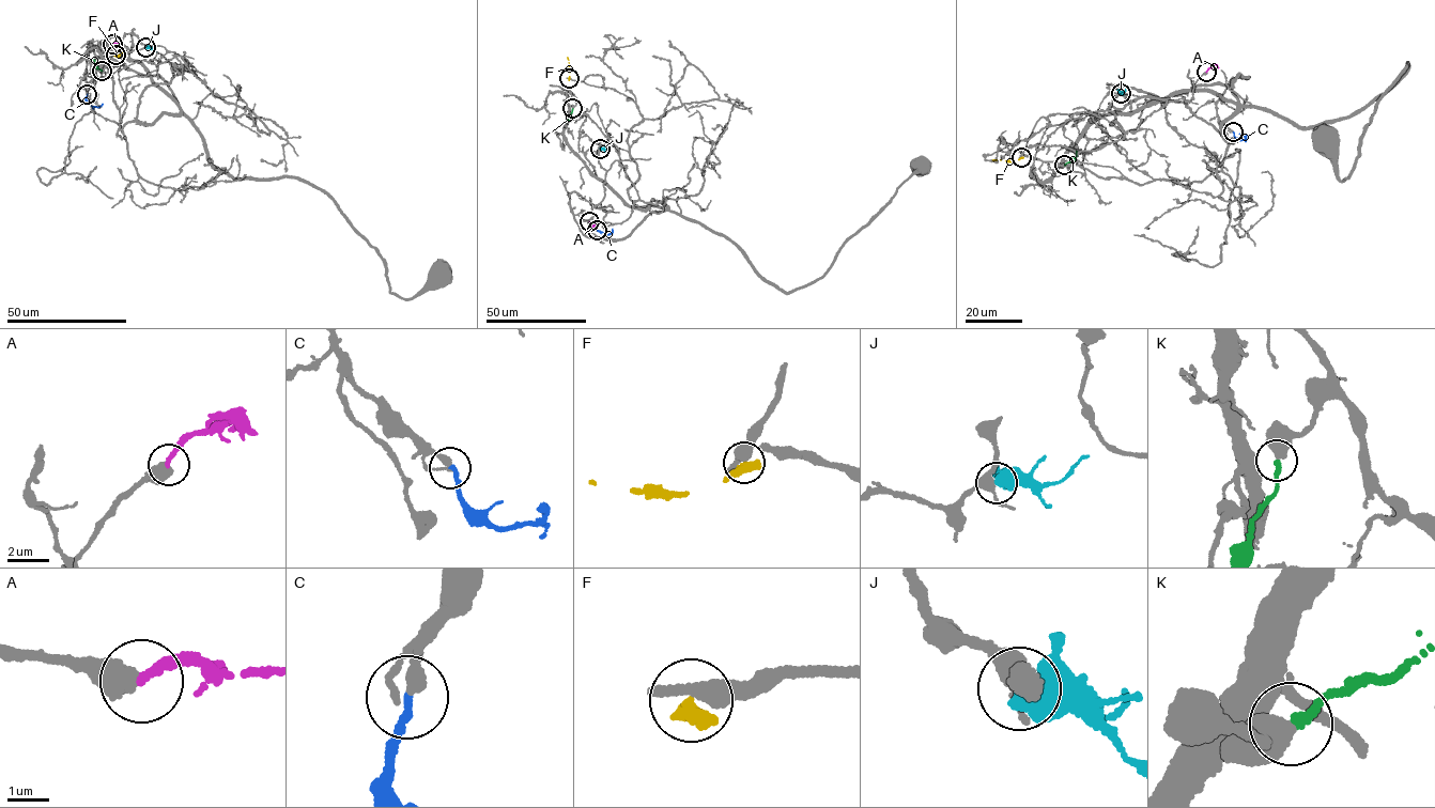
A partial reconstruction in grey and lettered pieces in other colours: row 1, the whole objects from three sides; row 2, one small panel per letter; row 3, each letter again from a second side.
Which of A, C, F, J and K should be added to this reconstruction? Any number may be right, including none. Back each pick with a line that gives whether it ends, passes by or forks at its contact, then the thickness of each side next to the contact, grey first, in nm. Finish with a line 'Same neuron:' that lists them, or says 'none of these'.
C: it ends; calibres 320 and 190 nm
K: it ends; calibres 600 and 240 nm
Same neuron: C, K

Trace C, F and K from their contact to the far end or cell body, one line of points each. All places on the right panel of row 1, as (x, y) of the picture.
C: (1233, 131), (1239, 140), (1246, 138), (1239, 135)
F: (1021, 157), (1013, 161), (992, 160)
K: (1064, 166), (1076, 156), (1076, 151)

